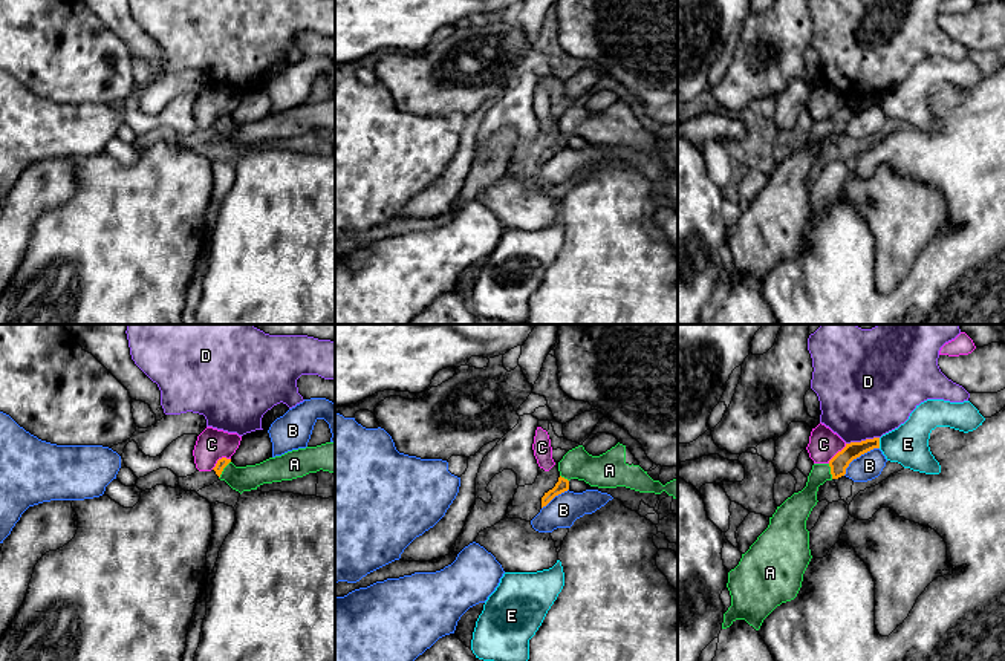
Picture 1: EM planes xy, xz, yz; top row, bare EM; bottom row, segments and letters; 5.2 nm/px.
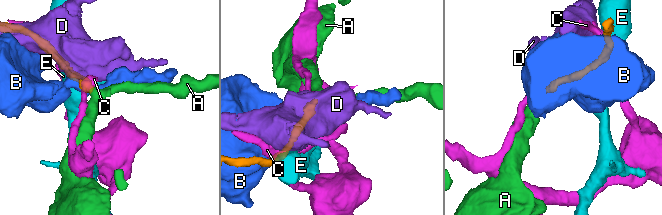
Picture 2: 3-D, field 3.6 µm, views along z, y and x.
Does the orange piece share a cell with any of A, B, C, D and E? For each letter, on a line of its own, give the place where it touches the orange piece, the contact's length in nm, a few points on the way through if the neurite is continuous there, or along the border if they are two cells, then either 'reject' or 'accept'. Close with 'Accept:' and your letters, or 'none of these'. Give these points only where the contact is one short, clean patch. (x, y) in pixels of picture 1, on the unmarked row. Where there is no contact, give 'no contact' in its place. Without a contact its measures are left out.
A: xy (222, 127) | 110 nm | across xy (222, 120), (222, 127), (237, 135), (248, 135) | accept
B: yz (858, 113) | 240 nm | reject
C: xy (219, 117) | 120 nm | reject
D: yz (861, 98) | 180 nm | reject
E: yz (878, 100) | 60 nm | reject
Accept: A

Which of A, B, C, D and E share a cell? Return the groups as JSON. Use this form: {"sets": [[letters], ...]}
{"sets": [["A"], ["B"], ["C"], ["D"], ["E"]]}

